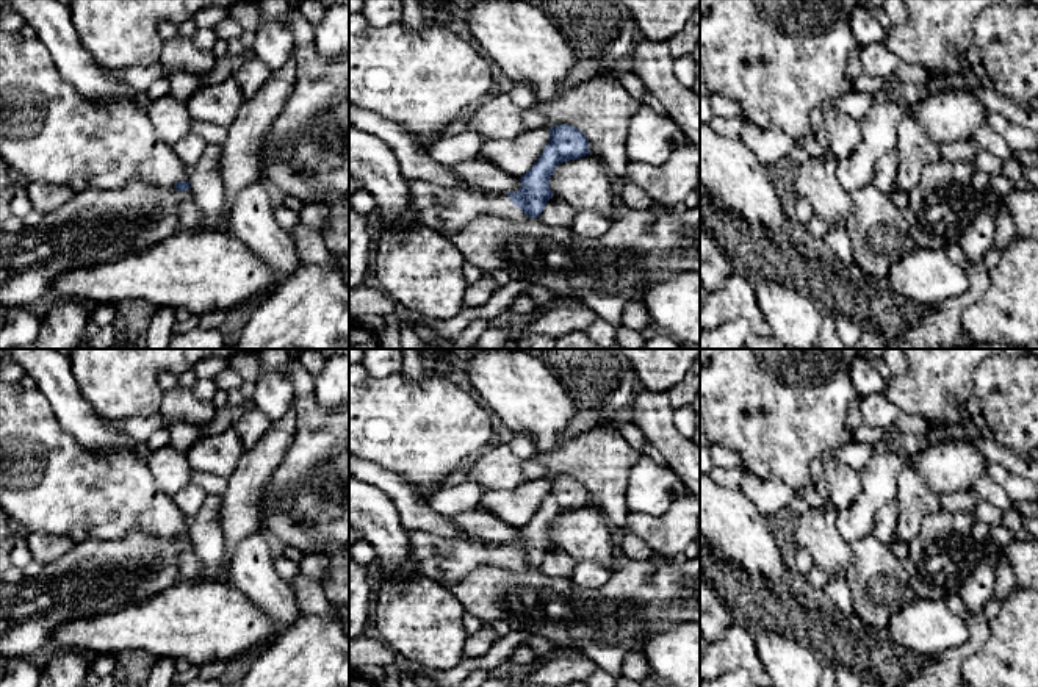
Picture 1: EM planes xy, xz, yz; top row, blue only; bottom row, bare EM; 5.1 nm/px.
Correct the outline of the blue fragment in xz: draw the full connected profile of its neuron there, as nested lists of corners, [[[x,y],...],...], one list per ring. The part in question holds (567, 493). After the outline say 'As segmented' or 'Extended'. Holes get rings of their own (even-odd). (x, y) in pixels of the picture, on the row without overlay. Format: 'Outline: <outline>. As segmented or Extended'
Outline: [[[562,474],[548,482],[550,493],[537,513],[520,529],[521,538],[518,541],[484,546],[429,531],[407,531],[410,540],[409,559],[390,571],[374,567],[374,585],[382,582],[387,574],[421,574],[449,588],[482,565],[514,571],[540,568],[553,548],[550,529],[556,518],[590,504],[589,490],[576,477]]]. Extended

